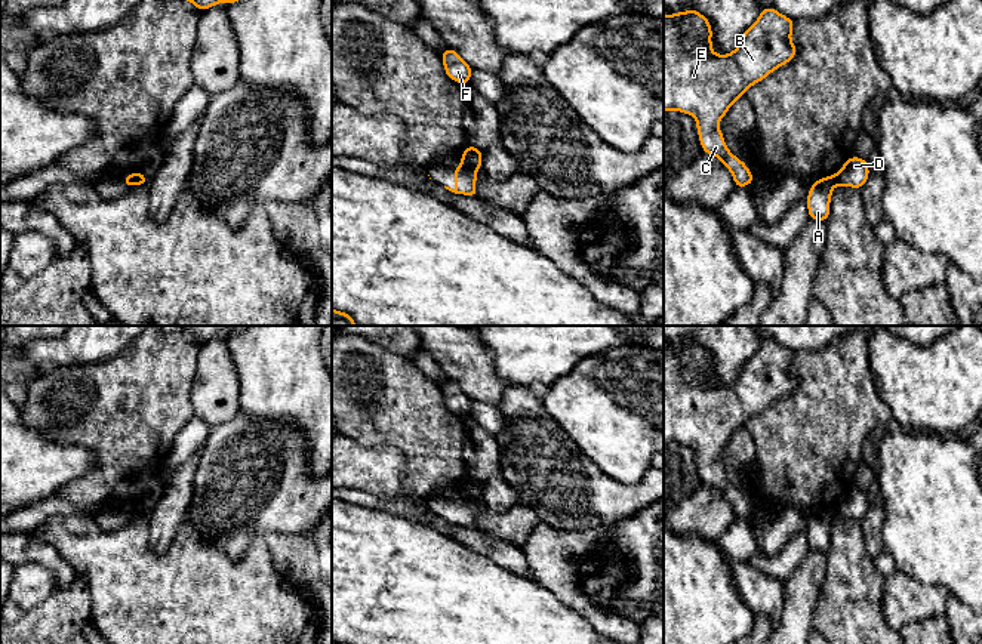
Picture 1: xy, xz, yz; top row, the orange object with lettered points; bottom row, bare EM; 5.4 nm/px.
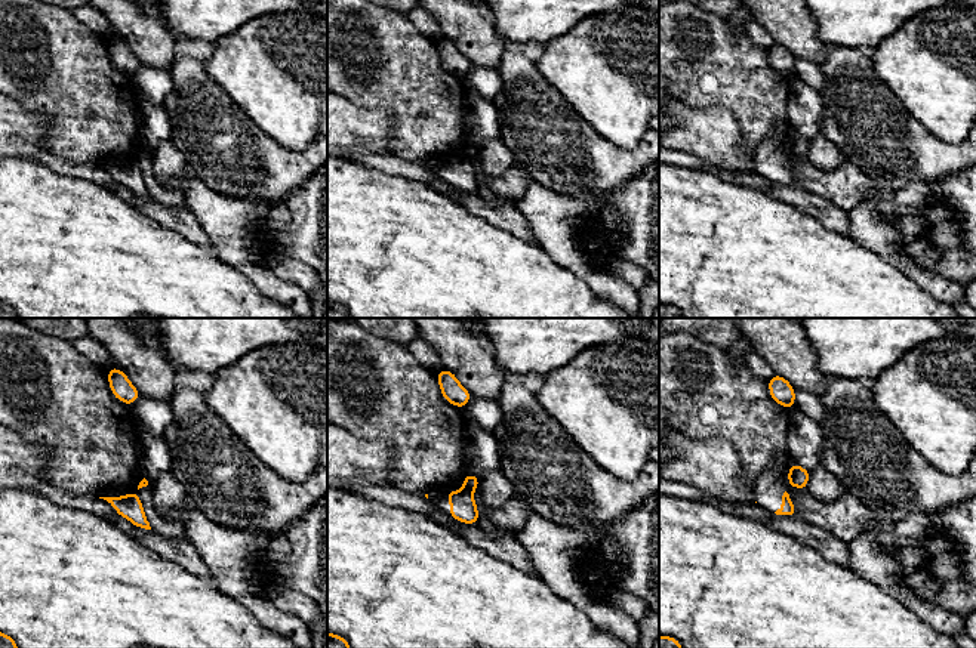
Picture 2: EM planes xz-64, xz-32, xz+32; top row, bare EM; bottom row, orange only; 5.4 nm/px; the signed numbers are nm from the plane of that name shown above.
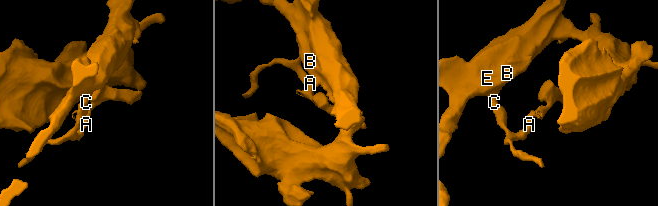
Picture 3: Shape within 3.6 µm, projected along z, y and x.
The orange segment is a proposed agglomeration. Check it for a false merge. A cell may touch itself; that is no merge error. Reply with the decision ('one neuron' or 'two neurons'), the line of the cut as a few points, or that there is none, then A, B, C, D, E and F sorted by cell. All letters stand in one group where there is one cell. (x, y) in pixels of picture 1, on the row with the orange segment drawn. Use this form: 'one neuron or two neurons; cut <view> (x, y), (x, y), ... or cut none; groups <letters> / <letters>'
two neurons; cut xz (461, 163), (476, 169); groups A B C E F / D

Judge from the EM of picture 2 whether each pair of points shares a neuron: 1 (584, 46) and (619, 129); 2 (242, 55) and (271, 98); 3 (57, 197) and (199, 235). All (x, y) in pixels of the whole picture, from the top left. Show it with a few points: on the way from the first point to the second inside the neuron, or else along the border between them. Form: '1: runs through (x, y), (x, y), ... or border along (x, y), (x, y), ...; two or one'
1: runs through (605, 67), (616, 79), (619, 108); one
2: runs through (252, 65), (271, 88); one
3: border along (132, 206), (193, 241); two

